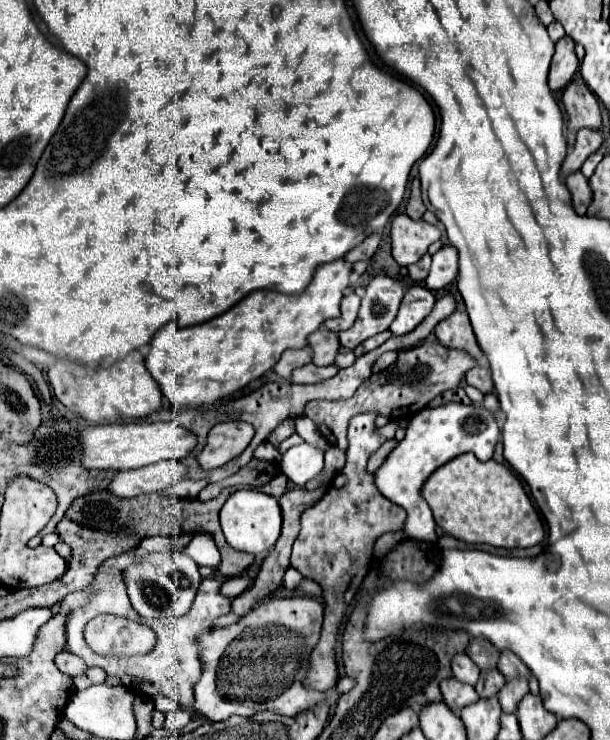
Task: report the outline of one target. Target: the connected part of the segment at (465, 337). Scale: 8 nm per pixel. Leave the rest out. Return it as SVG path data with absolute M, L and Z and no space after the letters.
M453 312L449 318L439 322L435 328L435 336L443 346L465 350L475 360L479 360L483 356L483 352L475 340L467 312Z

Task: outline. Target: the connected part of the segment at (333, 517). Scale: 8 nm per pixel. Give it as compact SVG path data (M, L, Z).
M365 412L353 416L349 422L349 446L347 446L347 464L341 474L333 480L327 494L311 508L301 514L301 532L293 544L291 566L297 568L305 578L315 580L323 588L325 600L325 624L319 644L311 652L311 666L307 676L313 676L313 684L335 684L337 682L337 664L335 664L335 638L339 622L345 614L345 608L359 594L363 578L369 570L373 558L373 544L379 536L387 532L403 530L407 512L389 502L375 486L373 474L367 474L369 456L383 444L383 438L377 432L375 424L377 412Z

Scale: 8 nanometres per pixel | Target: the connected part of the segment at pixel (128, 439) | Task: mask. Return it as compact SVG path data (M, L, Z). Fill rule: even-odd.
M131 422L131 424L101 424L89 426L79 436L83 446L83 466L99 470L135 470L161 460L187 456L195 446L195 434L175 422Z

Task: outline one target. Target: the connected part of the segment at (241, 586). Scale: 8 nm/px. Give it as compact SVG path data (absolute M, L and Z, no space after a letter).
M243 574L243 576L237 576L237 578L229 578L223 584L223 594L235 598L237 594L245 592L249 588L249 584L251 584L251 576L249 574Z

